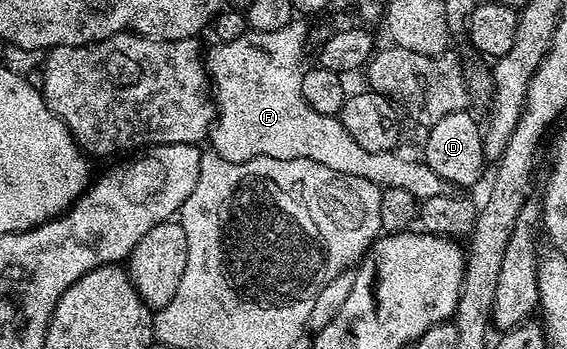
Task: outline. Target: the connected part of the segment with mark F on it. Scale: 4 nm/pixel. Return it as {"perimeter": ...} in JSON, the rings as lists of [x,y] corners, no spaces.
{"perimeter":[[[292,21],[274,33],[248,29],[237,40],[216,42],[215,48],[206,52],[205,66],[216,110],[209,132],[210,150],[234,163],[257,157],[317,161],[343,175],[365,177],[381,189],[405,189],[418,201],[448,194],[448,183],[427,163],[418,158],[402,159],[398,150],[369,153],[349,137],[349,129],[338,117],[309,109],[305,97],[301,97],[307,27],[299,22],[303,21]]]}

